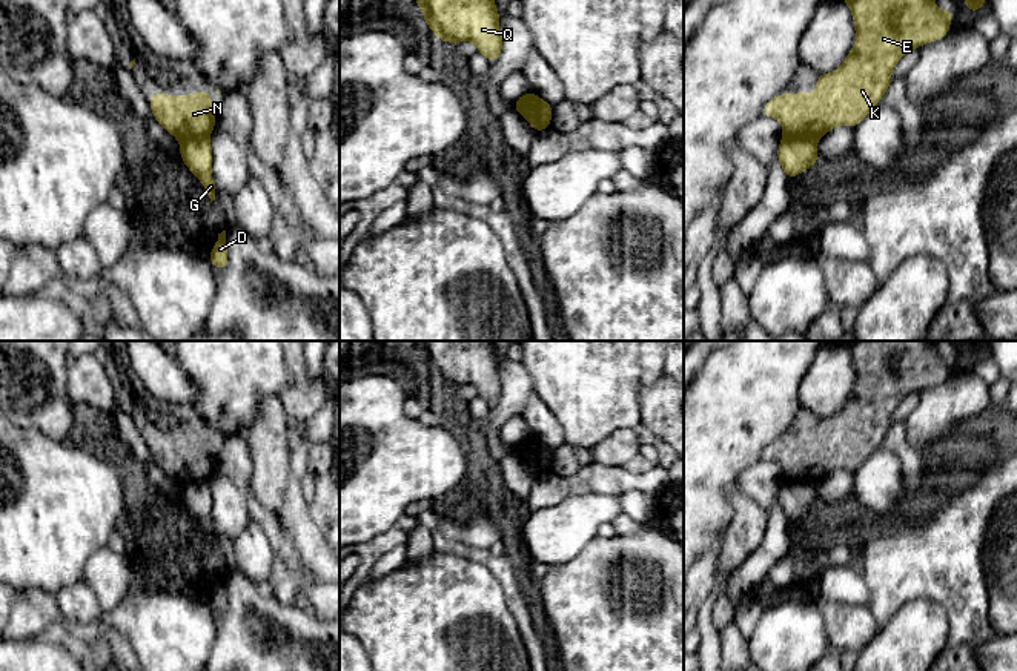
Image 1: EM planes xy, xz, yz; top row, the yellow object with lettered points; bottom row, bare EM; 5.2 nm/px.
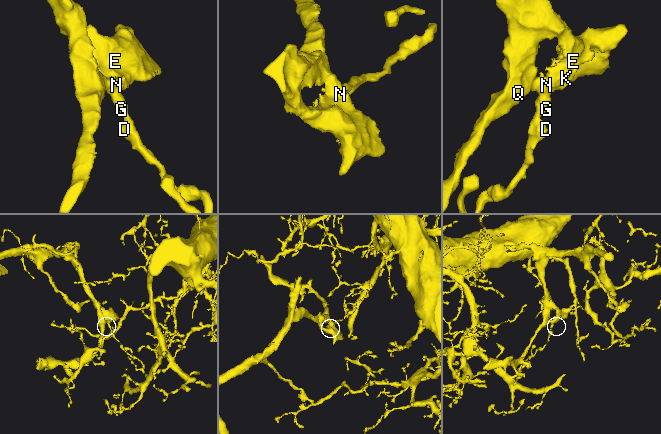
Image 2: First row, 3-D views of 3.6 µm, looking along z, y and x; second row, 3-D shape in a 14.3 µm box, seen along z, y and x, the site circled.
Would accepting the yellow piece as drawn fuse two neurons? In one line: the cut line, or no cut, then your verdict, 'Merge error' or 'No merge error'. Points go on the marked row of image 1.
Split along xz (535, 97), (535, 120), (547, 126). Merge error

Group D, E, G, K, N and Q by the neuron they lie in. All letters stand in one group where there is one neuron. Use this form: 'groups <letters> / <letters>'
groups D G / E K N Q

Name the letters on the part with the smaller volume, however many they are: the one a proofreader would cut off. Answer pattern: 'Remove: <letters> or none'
Remove: E, K, N, Q

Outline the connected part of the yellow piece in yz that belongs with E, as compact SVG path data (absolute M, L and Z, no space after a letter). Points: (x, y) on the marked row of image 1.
M843 0L854 18L856 43L843 64L831 74L817 74L817 91L814 94L780 94L762 107L762 115L776 117L783 126L783 138L810 138L817 141L825 132L843 124L856 127L863 117L880 101L891 84L891 71L905 52L928 41L946 37L951 29L952 11L934 9L934 0Z

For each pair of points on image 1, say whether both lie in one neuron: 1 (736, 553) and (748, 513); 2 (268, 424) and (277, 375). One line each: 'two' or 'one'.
1: one
2: two

